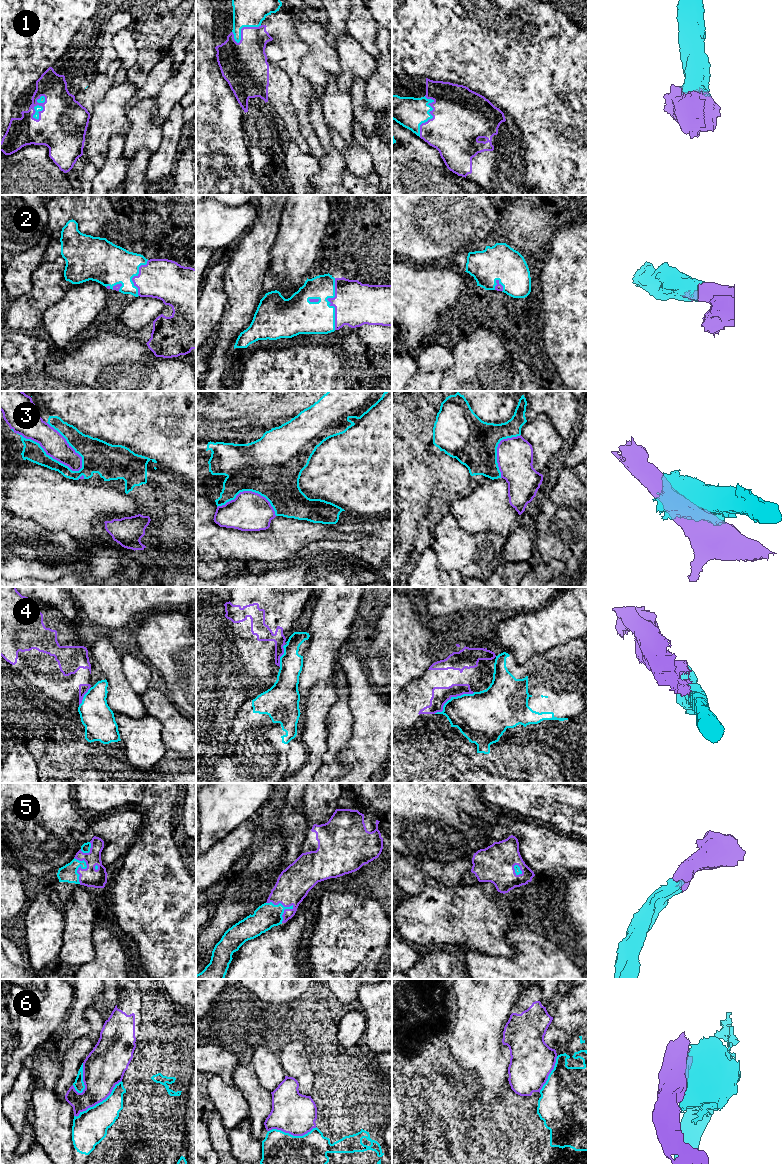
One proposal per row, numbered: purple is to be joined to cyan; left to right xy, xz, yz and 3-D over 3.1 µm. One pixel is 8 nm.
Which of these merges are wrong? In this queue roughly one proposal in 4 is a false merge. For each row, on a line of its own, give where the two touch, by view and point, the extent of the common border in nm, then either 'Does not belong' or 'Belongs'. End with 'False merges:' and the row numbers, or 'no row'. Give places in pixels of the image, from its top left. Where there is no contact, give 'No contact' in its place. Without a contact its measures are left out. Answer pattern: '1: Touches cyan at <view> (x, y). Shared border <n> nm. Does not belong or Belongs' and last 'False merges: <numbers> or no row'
1: Touches cyan at xy (34, 107). Shared border 220 nm. Belongs
2: Touches cyan at xz (329, 302). Shared border 420 nm. Belongs
3: Touches cyan at xy (48, 455). Shared border 600 nm. Does not belong
4: Touches cyan at yz (452, 697). Shared border 360 nm. Does not belong
5: Touches cyan at xz (280, 903). Shared border 220 nm. Belongs
6: Touches cyan at xy (100, 1102). Shared border 480 nm. Does not belong
False merges: 3, 4, 6

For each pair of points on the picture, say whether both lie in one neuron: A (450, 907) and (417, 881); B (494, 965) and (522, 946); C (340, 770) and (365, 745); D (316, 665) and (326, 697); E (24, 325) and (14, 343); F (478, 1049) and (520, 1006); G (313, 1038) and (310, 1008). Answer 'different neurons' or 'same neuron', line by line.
A: different neurons
B: same neuron
C: different neurons
D: different neurons
E: different neurons
F: different neurons
G: same neuron

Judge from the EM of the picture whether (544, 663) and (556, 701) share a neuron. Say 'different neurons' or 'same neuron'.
same neuron

